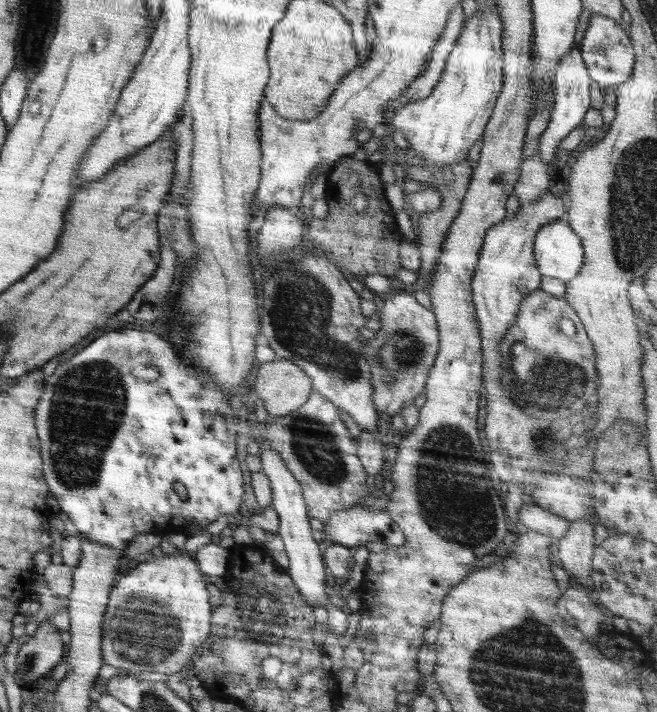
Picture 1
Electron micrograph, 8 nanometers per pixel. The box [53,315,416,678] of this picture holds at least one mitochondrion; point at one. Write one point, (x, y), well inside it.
(148, 632)

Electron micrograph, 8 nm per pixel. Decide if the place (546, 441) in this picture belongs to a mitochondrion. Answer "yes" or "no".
yes

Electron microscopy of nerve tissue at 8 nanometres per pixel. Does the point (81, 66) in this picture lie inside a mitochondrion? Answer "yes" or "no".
no

